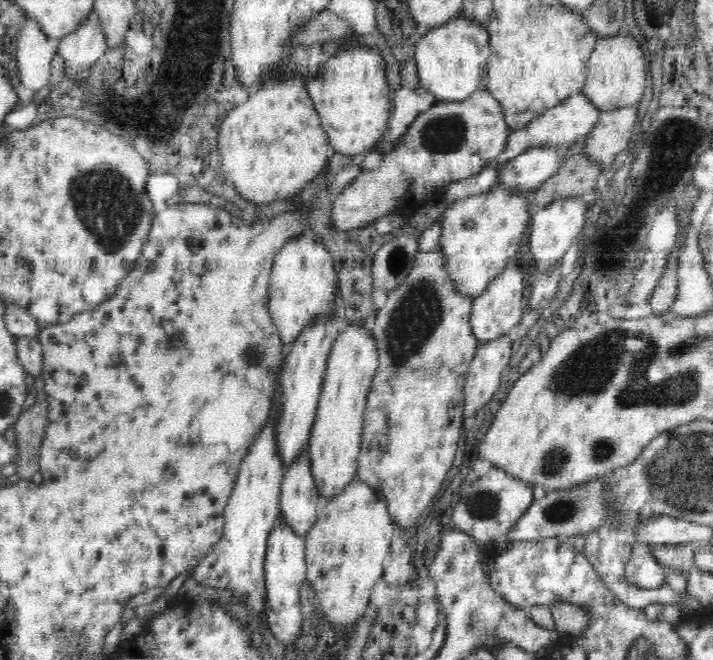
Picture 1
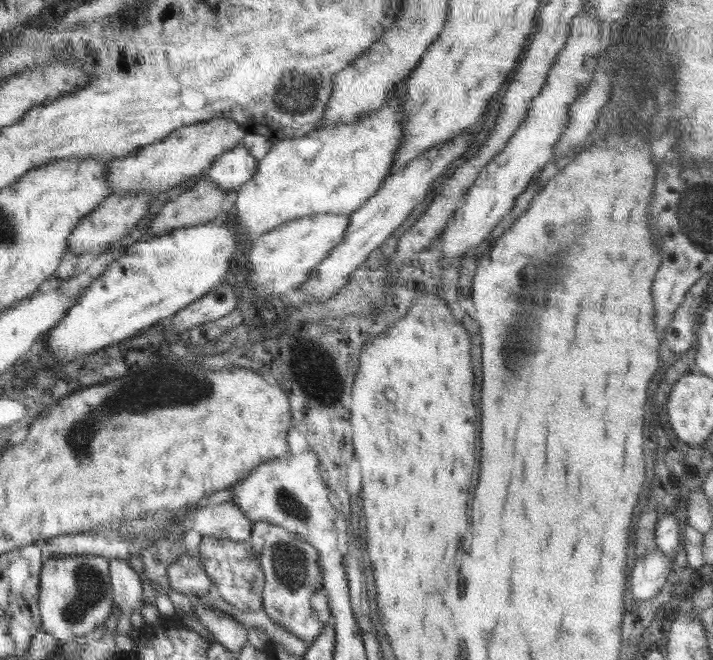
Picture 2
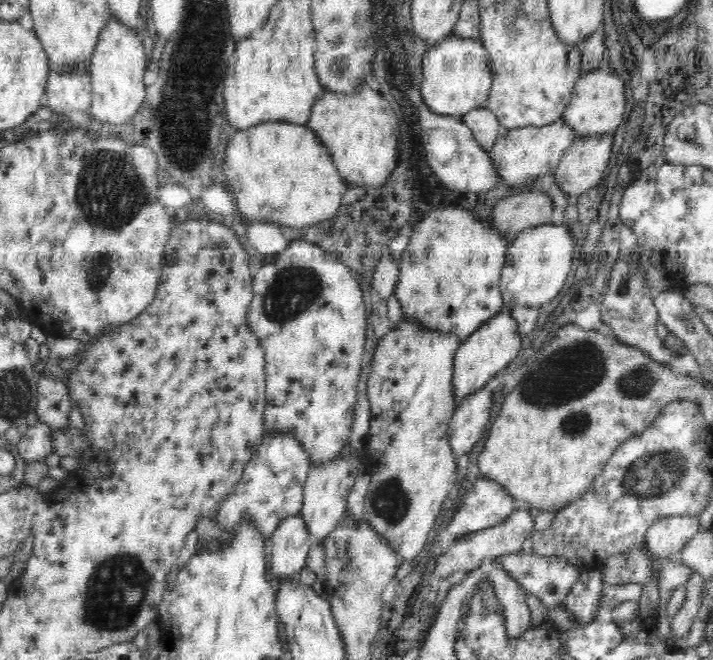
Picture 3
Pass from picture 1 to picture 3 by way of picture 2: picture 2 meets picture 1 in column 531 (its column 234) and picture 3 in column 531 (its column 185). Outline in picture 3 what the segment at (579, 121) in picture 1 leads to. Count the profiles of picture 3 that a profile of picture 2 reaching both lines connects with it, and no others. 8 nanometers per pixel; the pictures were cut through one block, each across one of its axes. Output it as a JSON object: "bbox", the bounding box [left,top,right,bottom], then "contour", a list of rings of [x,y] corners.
{"bbox":[488,120,576,189],"contour":[[[562,120],[546,126],[522,127],[503,131],[496,144],[488,151],[495,171],[510,189],[526,189],[540,180],[546,172],[554,170],[564,151],[576,140],[575,132]]]}

